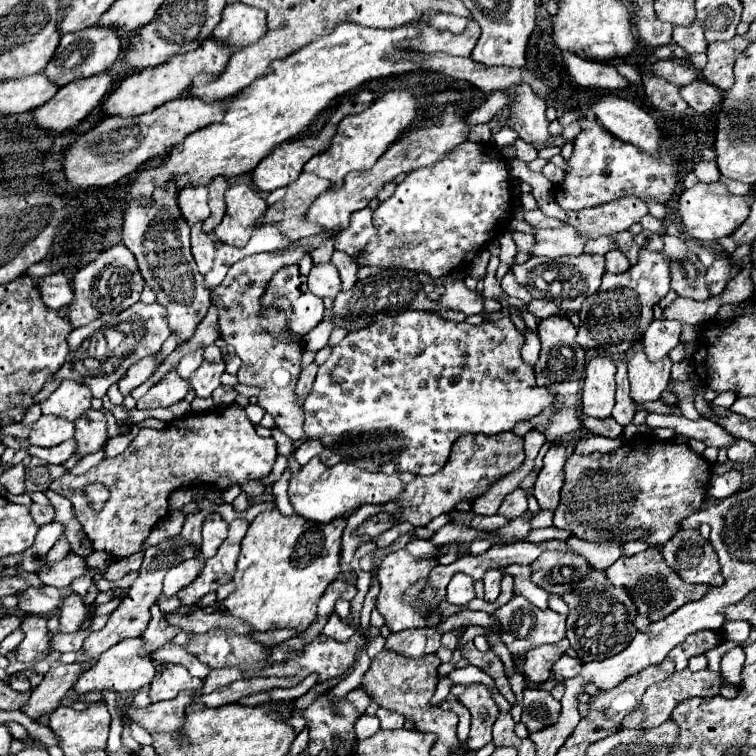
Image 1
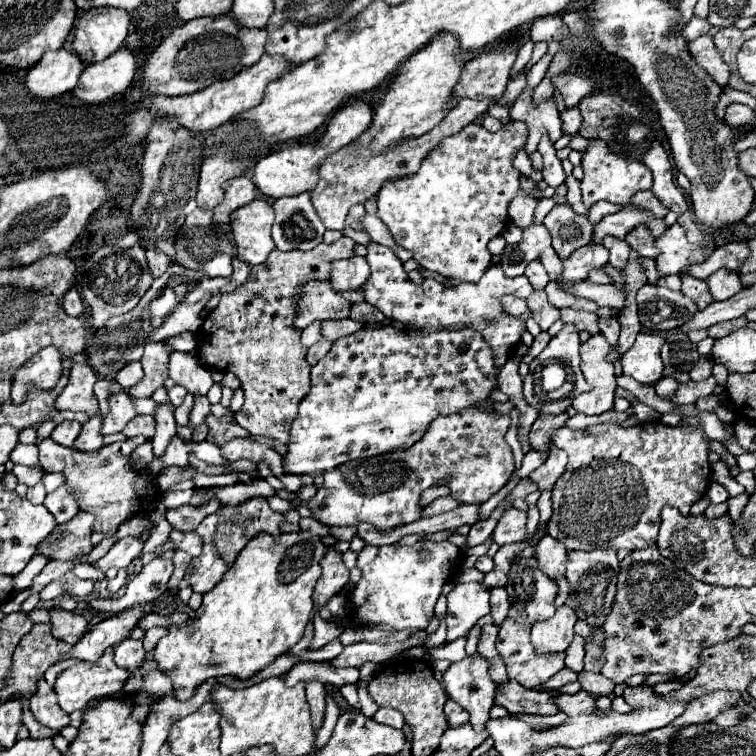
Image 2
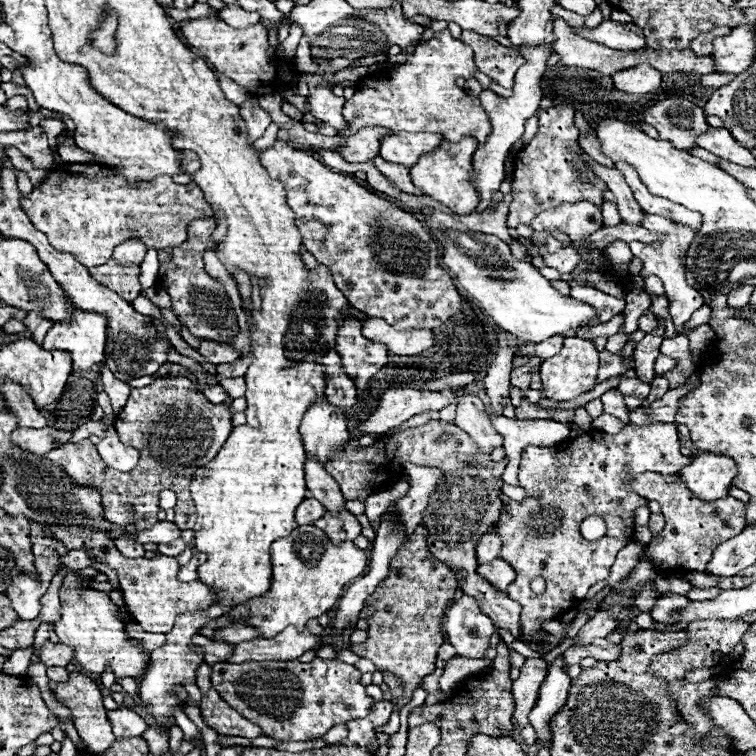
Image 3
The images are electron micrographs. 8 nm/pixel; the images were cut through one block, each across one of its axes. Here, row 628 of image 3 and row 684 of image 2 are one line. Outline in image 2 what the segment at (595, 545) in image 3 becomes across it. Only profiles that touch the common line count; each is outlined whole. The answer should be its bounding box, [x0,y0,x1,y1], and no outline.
[496,618,564,688]

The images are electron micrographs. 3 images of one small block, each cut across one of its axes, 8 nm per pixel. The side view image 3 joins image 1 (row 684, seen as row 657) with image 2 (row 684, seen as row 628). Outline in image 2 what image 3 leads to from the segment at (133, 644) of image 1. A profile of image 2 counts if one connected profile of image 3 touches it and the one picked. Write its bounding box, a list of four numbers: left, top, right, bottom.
[54,648,130,714]

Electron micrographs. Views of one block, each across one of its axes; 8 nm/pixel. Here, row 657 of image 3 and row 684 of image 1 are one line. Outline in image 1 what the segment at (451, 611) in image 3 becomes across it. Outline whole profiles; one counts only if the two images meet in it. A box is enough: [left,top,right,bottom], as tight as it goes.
[458,684,498,750]

